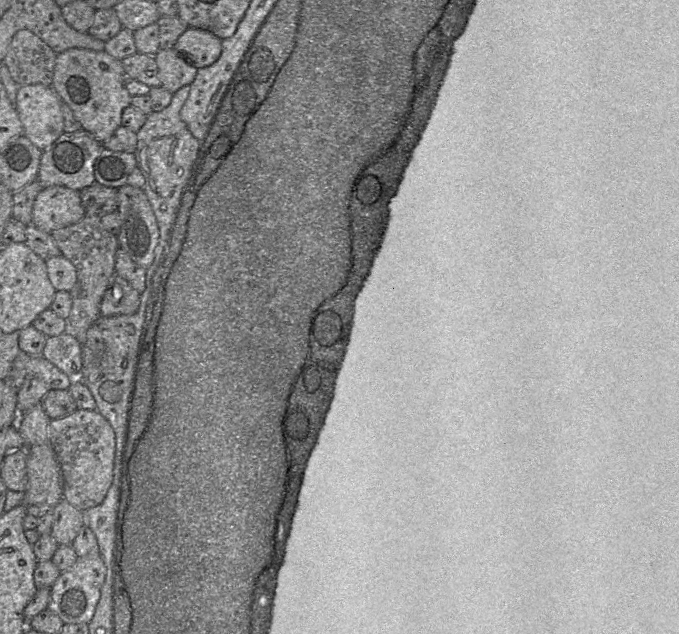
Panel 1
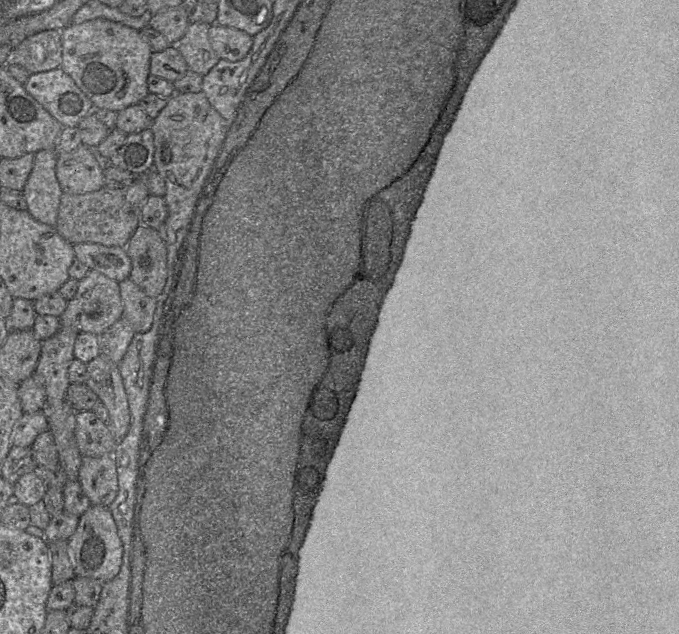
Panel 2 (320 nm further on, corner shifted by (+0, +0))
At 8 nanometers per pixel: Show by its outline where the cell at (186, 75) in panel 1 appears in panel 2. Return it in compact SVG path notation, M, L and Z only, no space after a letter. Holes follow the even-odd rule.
M190 23L185 34L177 43L188 70L201 76L206 75L220 60L213 50L208 36L210 24Z

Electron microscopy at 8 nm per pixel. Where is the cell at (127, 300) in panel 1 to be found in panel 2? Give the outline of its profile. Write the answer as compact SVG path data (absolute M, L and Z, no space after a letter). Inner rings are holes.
M120 318L101 335L98 335L100 336L101 353L119 365L134 335L135 331L128 321L124 318Z

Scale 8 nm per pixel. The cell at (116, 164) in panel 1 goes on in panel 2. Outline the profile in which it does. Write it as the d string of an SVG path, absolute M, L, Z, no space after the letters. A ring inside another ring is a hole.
M150 127L127 134L124 143L108 159L108 164L141 176L153 169L154 138Z

